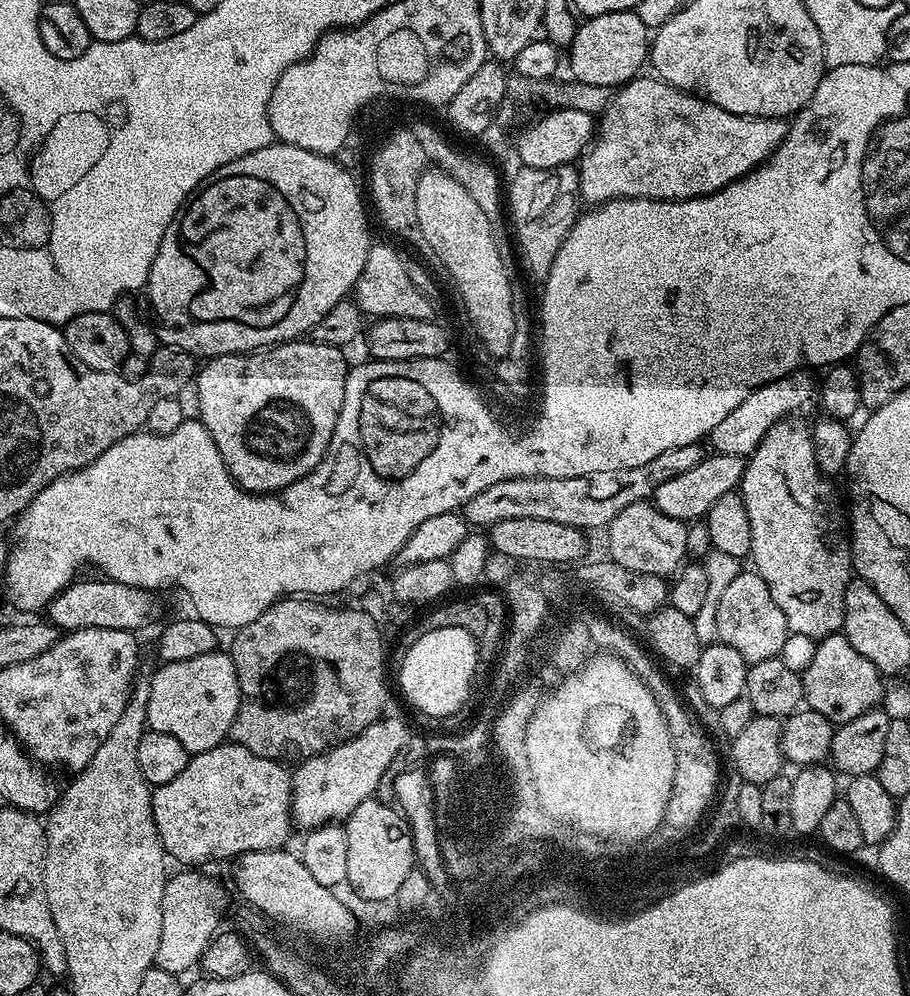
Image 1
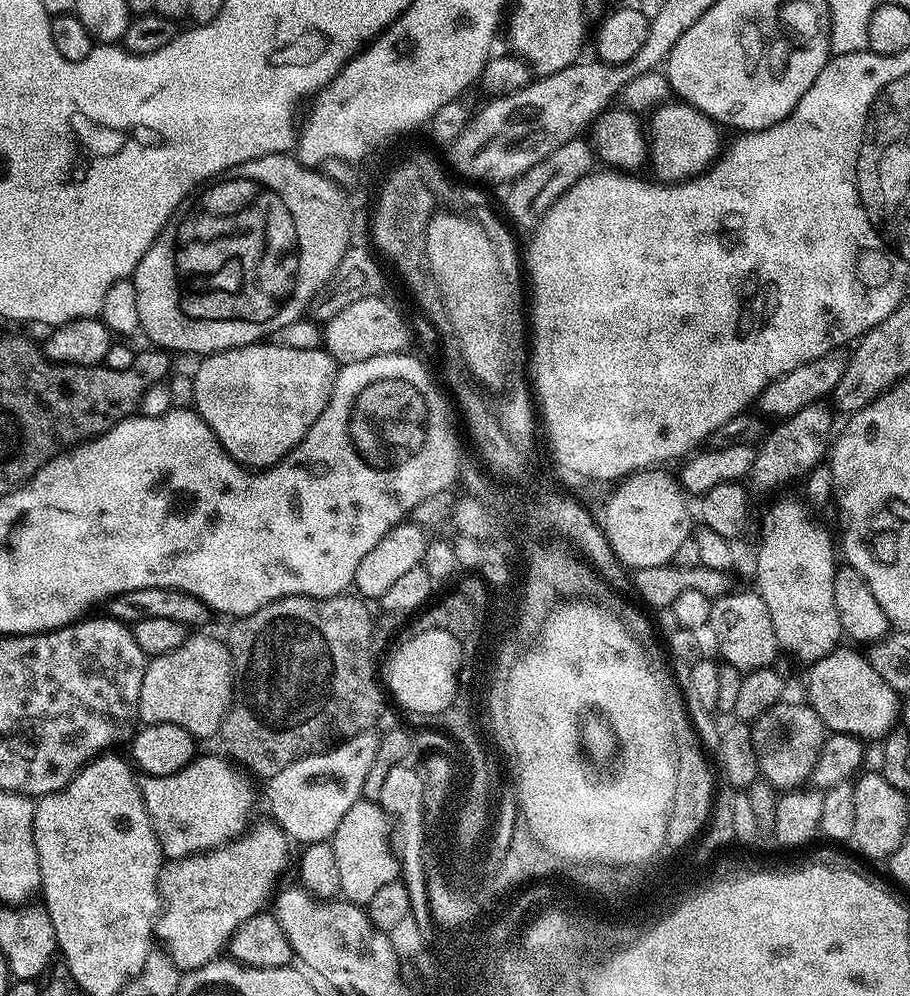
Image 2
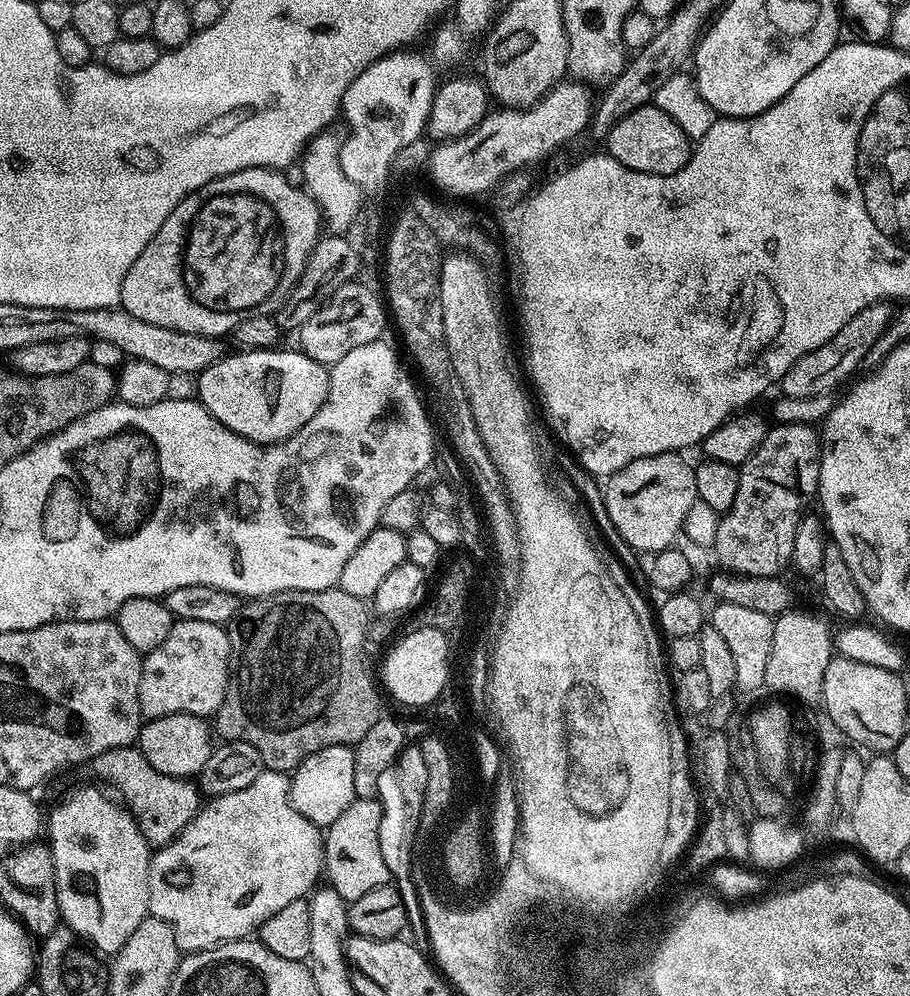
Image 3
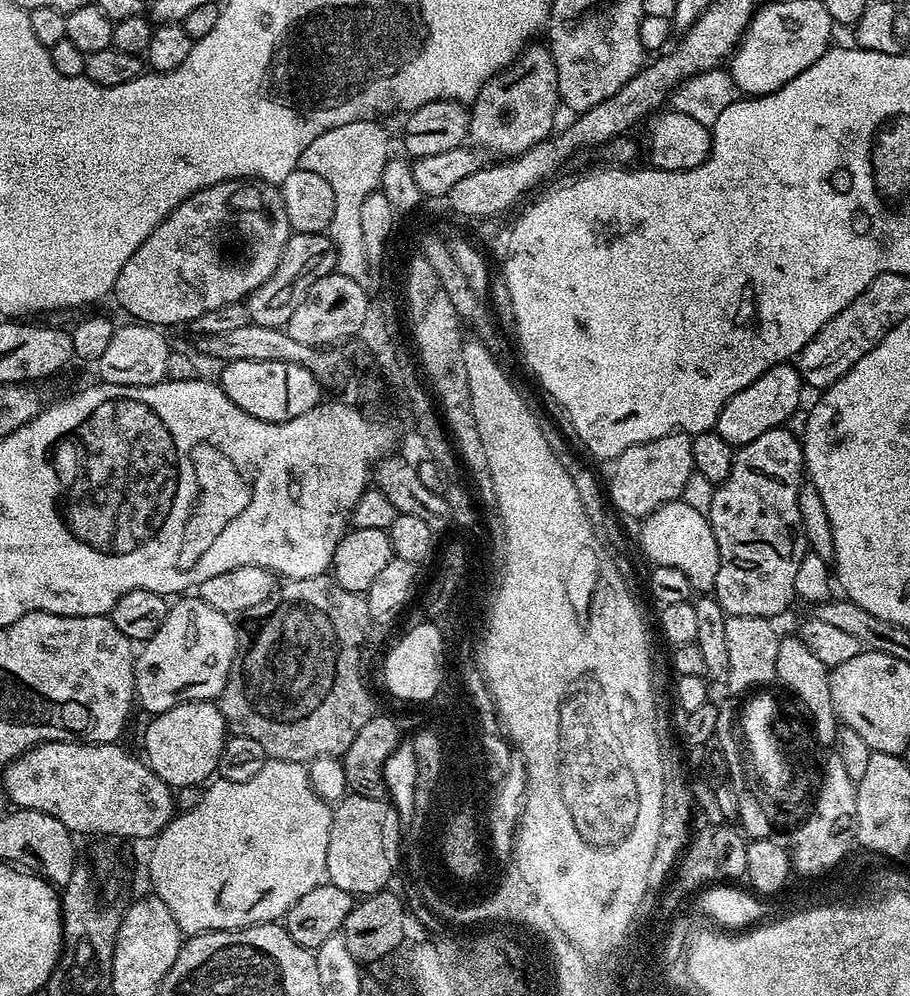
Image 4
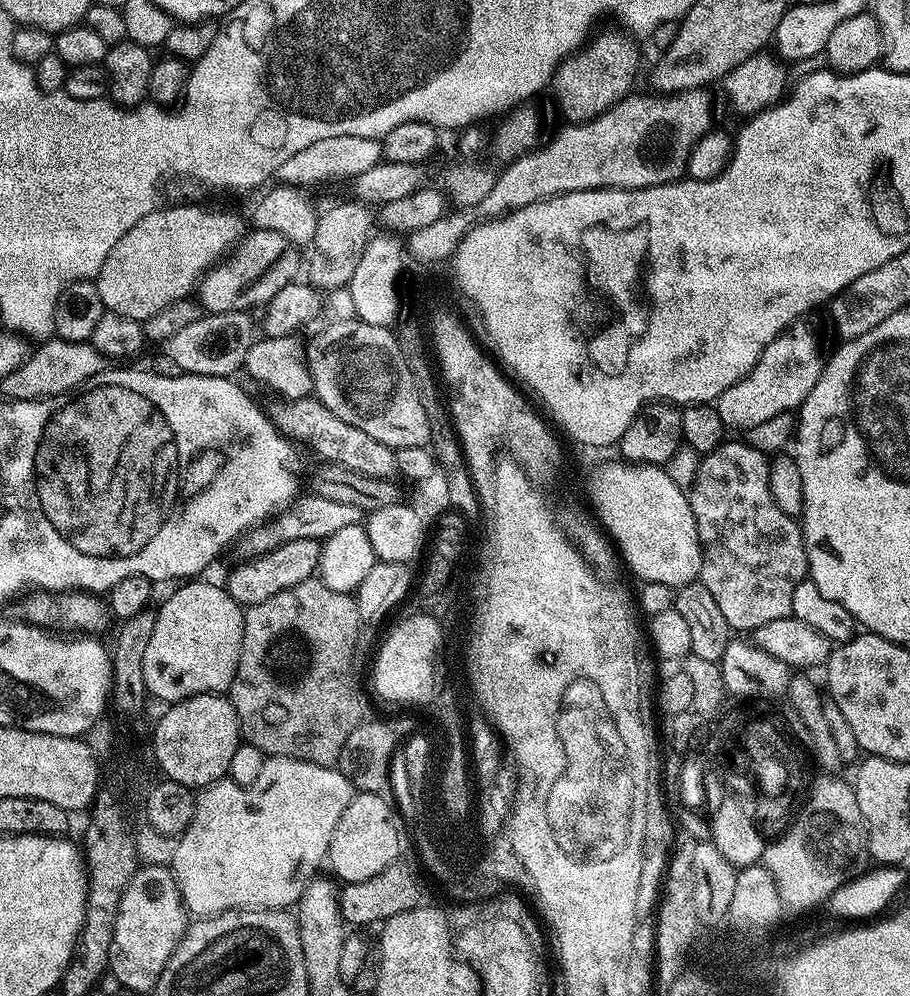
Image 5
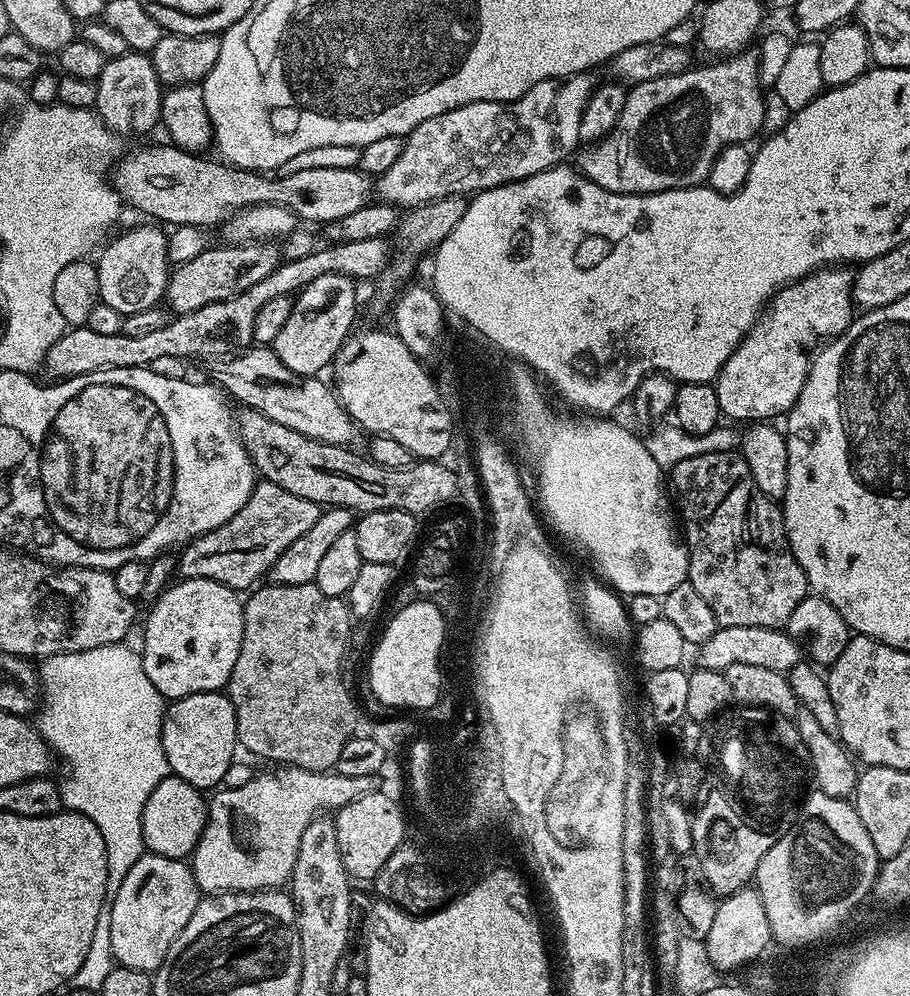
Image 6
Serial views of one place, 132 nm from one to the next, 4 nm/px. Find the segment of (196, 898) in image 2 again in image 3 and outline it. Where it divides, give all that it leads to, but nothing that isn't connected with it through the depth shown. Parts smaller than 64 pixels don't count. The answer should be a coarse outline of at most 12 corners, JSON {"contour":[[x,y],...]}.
{"contour":[[265,770],[151,853],[181,953],[305,899],[324,837]]}

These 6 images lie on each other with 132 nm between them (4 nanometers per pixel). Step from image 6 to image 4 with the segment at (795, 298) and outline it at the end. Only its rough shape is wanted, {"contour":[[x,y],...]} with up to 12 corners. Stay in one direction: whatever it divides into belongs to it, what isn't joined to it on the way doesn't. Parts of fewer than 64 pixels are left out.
{"contour":[[774,366],[738,390],[714,431],[754,442],[797,415],[799,367]]}

